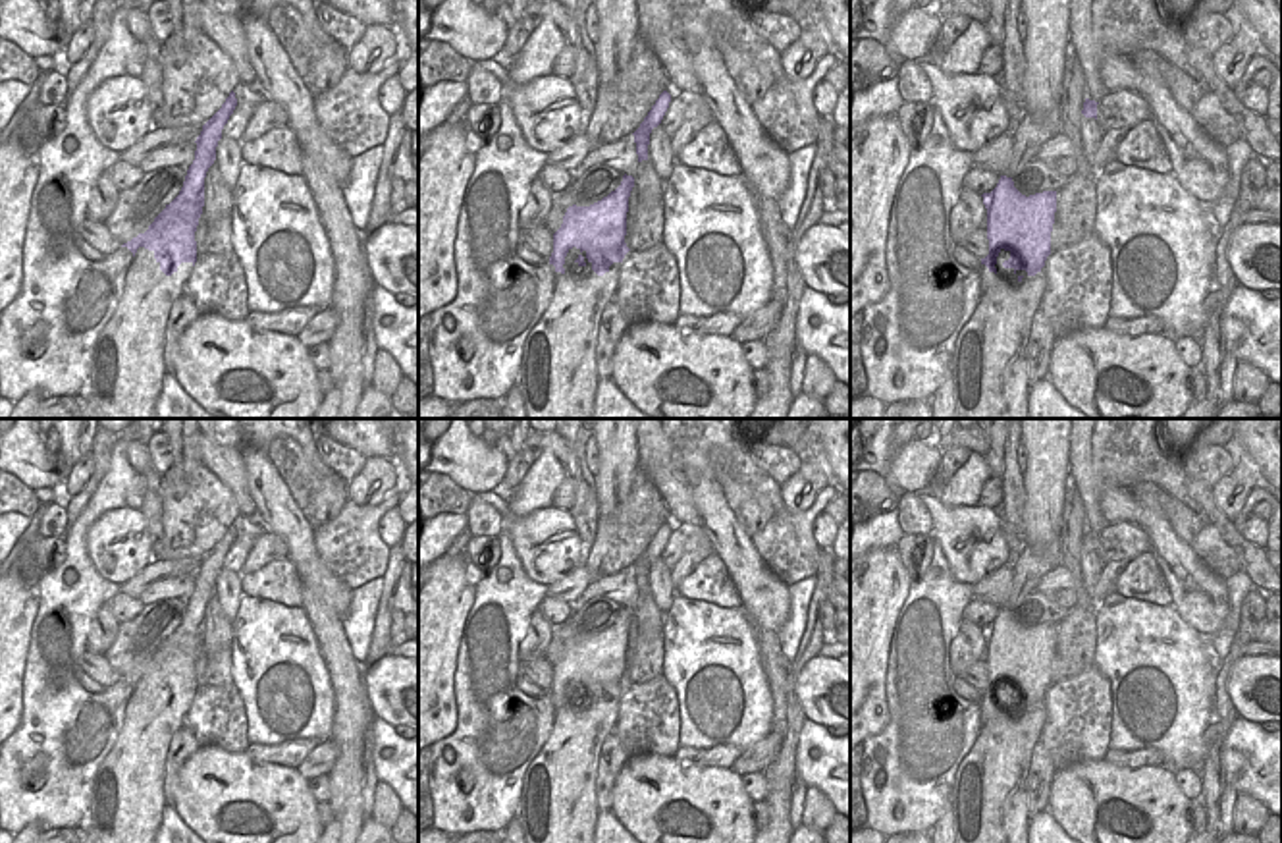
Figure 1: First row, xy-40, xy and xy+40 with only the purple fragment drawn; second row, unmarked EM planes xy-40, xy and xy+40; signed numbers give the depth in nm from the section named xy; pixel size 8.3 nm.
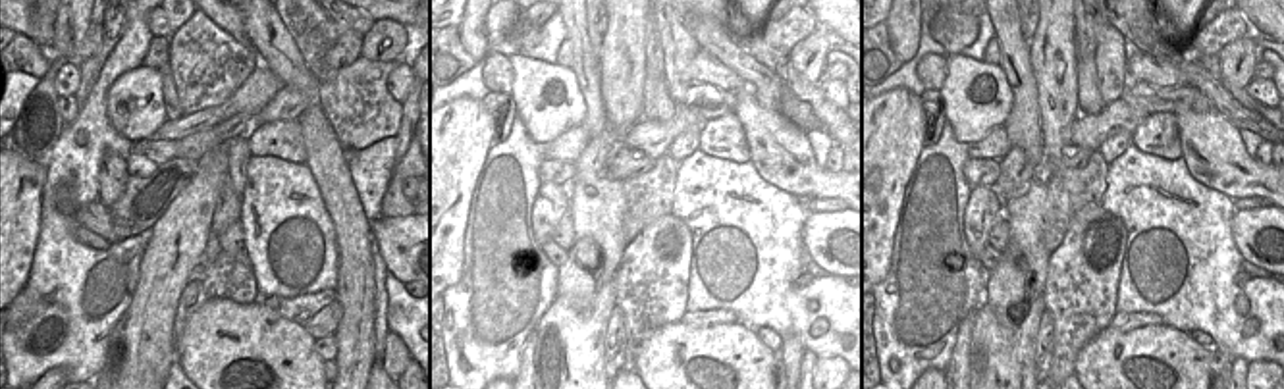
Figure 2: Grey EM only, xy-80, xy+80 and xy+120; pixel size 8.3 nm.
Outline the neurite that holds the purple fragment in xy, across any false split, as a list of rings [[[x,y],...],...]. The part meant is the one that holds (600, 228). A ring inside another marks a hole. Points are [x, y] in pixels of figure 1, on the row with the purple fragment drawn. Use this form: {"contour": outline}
{"contour": [[[632,176],[590,206],[569,206],[561,228],[553,233],[549,264],[561,276],[555,280],[549,307],[528,332],[522,347],[519,388],[526,419],[594,419],[598,388],[596,341],[600,318],[617,291],[619,270],[630,251],[625,243]]]}

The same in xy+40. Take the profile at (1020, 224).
{"contour": [[[1001,176],[991,193],[983,193],[987,208],[989,255],[981,264],[989,272],[1012,268],[1018,282],[989,287],[972,318],[960,330],[950,363],[956,419],[1028,419],[1026,345],[1031,320],[1047,287],[1045,260],[1051,255],[1051,231],[1056,212],[1056,191],[1022,195],[1012,177]]]}

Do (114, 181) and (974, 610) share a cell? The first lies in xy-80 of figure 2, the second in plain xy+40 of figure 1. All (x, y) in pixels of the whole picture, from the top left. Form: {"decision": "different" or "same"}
{"decision": "different"}

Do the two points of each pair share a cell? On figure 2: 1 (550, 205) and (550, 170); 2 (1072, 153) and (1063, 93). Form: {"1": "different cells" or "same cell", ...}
{"1": "different cells", "2": "different cells"}

